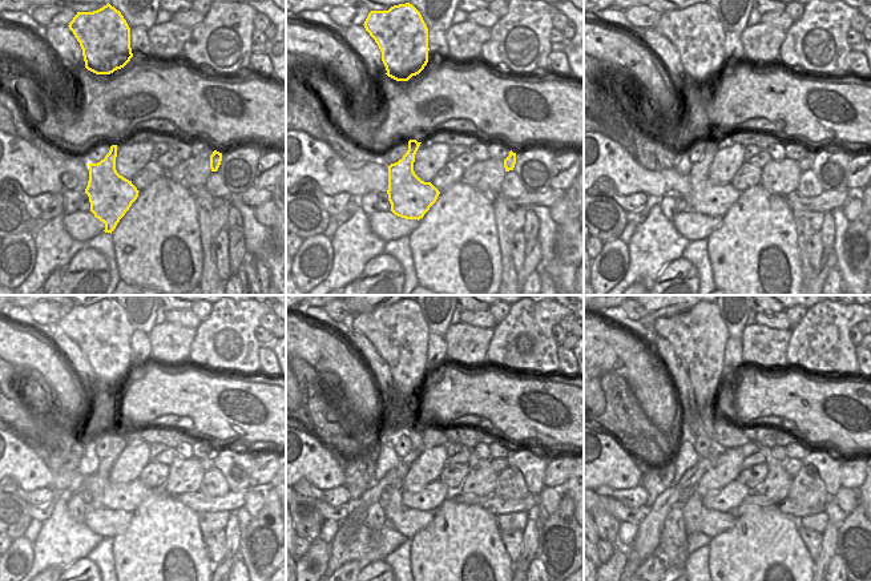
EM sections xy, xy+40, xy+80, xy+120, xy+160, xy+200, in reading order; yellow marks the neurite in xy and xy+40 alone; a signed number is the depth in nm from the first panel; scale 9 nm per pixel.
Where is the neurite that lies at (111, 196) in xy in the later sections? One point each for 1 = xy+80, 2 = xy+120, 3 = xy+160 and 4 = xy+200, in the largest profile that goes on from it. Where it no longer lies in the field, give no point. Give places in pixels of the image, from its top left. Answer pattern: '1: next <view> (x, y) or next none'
1: next xy+80 (712, 200)
2: next xy+120 (128, 496)
3: next xy+160 (399, 333)
4: next xy+200 (698, 335)

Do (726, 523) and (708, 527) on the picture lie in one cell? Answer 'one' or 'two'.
one

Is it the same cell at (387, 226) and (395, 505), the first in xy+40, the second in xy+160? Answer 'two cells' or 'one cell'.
two cells

